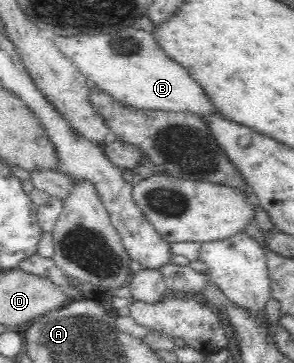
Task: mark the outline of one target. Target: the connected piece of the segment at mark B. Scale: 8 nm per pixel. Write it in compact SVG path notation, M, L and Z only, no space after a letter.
M128 25L110 34L58 36L44 31L41 34L54 43L54 47L71 60L87 79L116 102L137 109L186 111L198 116L214 111L202 87L183 66L166 57L160 46L156 45L152 33Z

